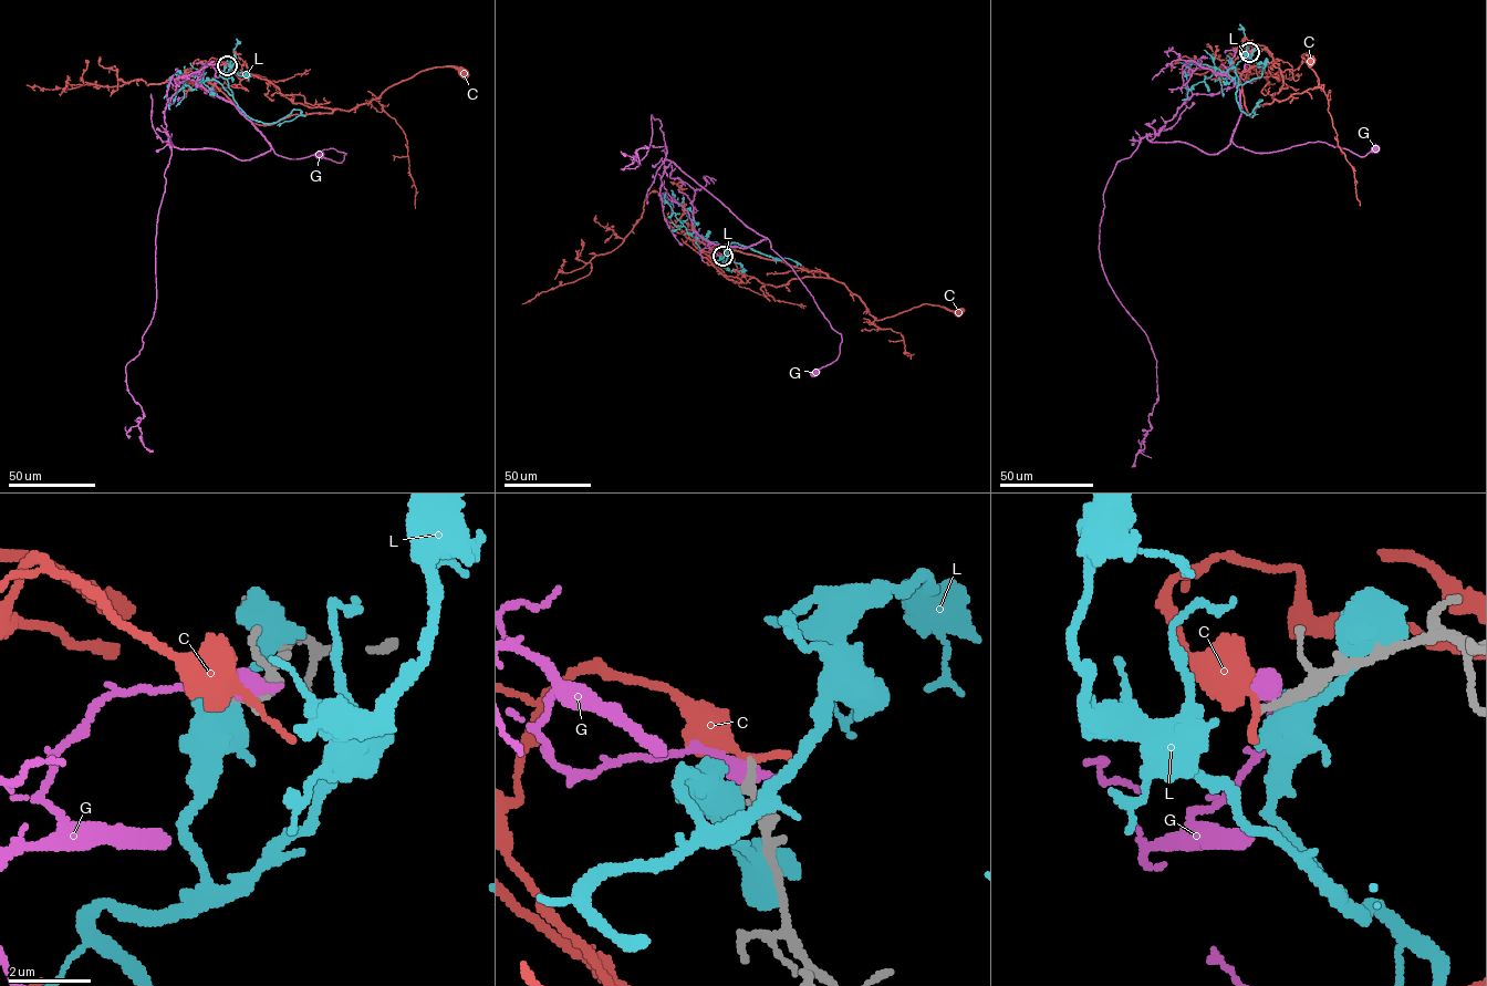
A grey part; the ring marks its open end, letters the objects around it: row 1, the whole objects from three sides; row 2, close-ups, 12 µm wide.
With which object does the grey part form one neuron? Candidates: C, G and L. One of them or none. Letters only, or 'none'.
none

